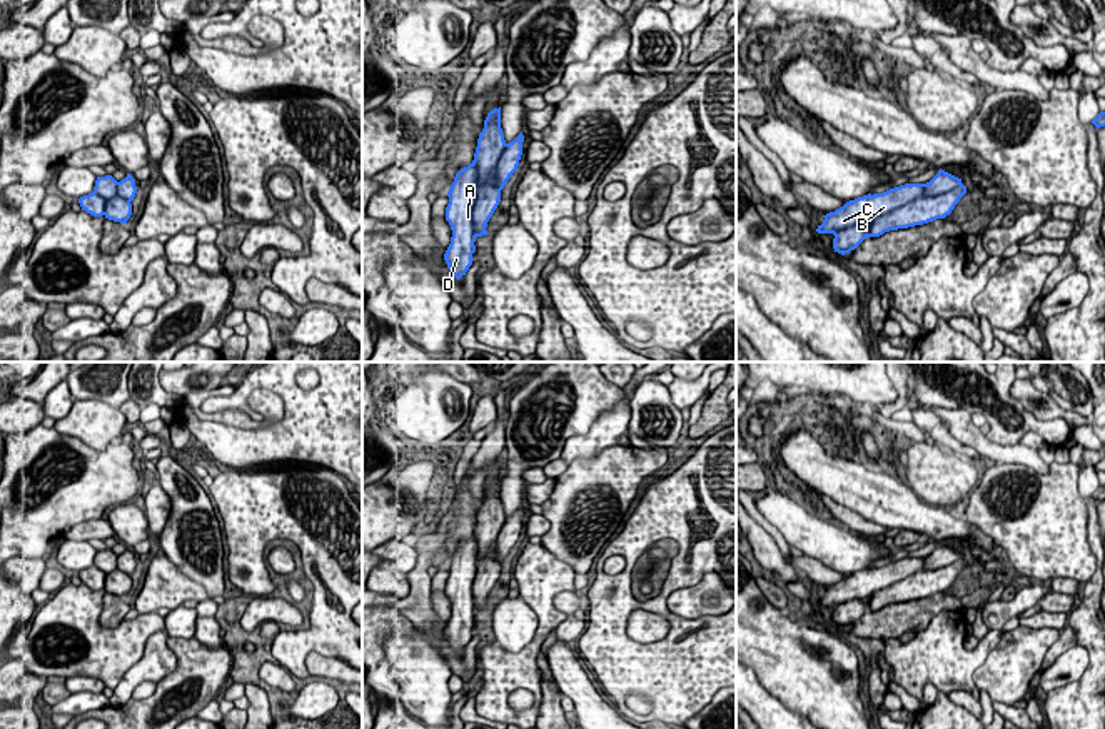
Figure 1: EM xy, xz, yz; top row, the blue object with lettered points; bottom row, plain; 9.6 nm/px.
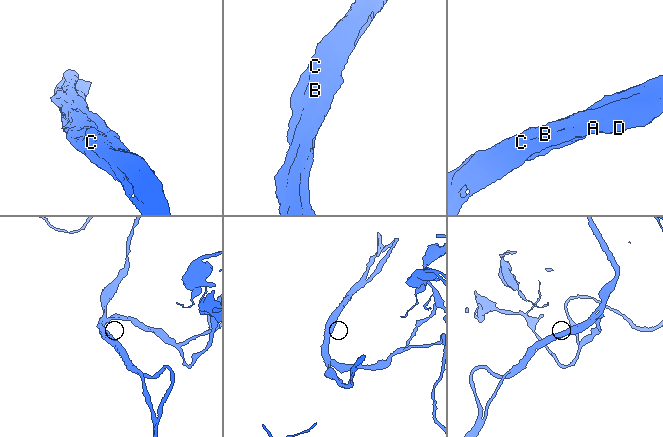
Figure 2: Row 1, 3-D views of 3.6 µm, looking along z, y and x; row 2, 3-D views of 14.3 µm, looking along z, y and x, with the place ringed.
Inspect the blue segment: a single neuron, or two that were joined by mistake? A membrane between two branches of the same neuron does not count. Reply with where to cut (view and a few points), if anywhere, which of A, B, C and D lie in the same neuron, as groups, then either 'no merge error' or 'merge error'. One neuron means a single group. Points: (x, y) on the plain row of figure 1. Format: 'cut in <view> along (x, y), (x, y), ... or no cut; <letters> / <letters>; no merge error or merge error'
no cut; A B C D; no merge error

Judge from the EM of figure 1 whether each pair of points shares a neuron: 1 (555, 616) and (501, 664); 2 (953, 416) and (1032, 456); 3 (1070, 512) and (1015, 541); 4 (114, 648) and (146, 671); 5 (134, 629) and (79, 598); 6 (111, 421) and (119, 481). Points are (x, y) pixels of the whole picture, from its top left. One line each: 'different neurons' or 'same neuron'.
1: same neuron
2: same neuron
3: same neuron
4: different neurons
5: same neuron
6: different neurons

